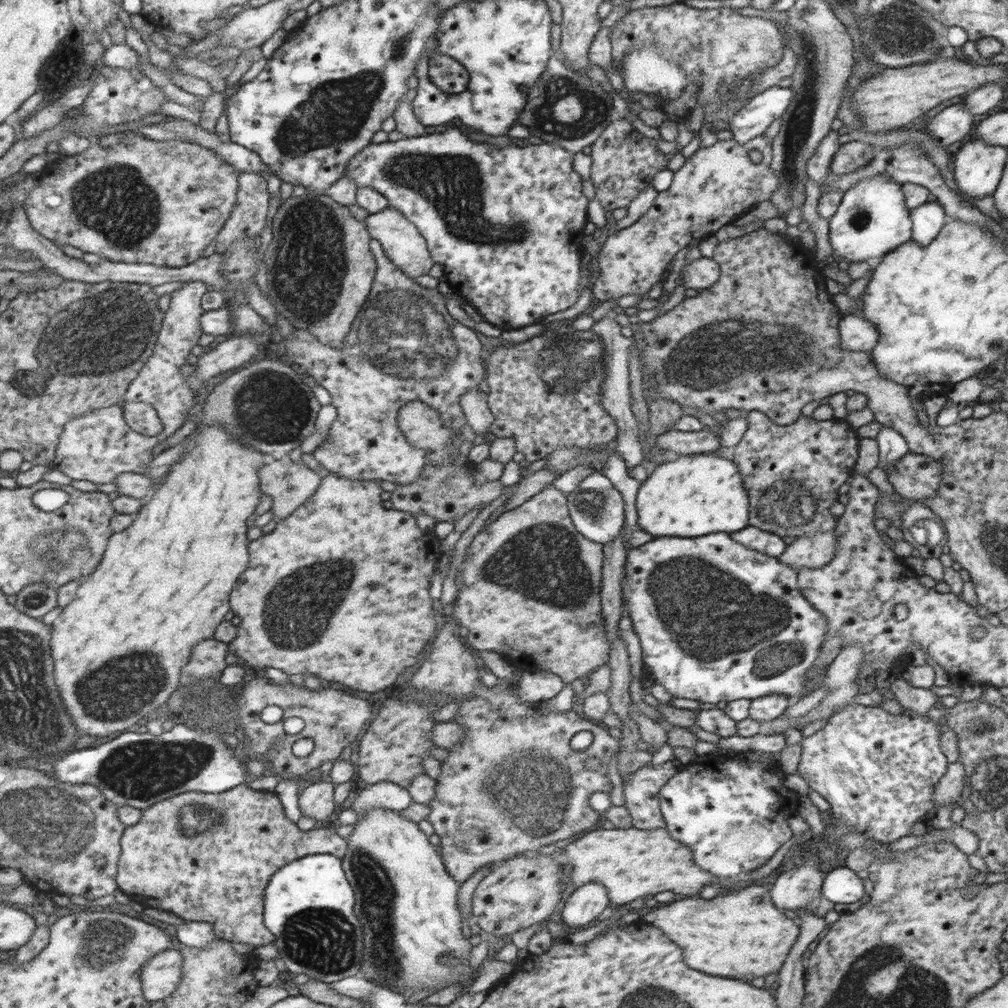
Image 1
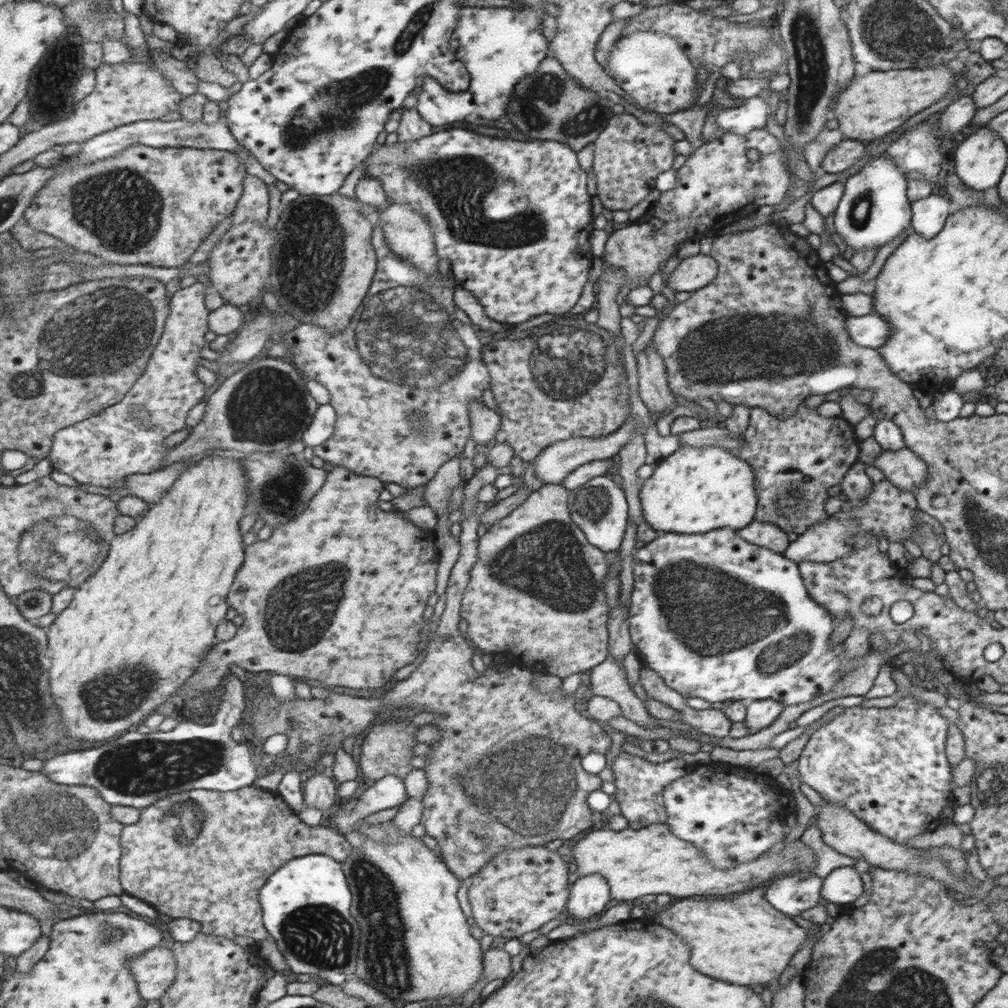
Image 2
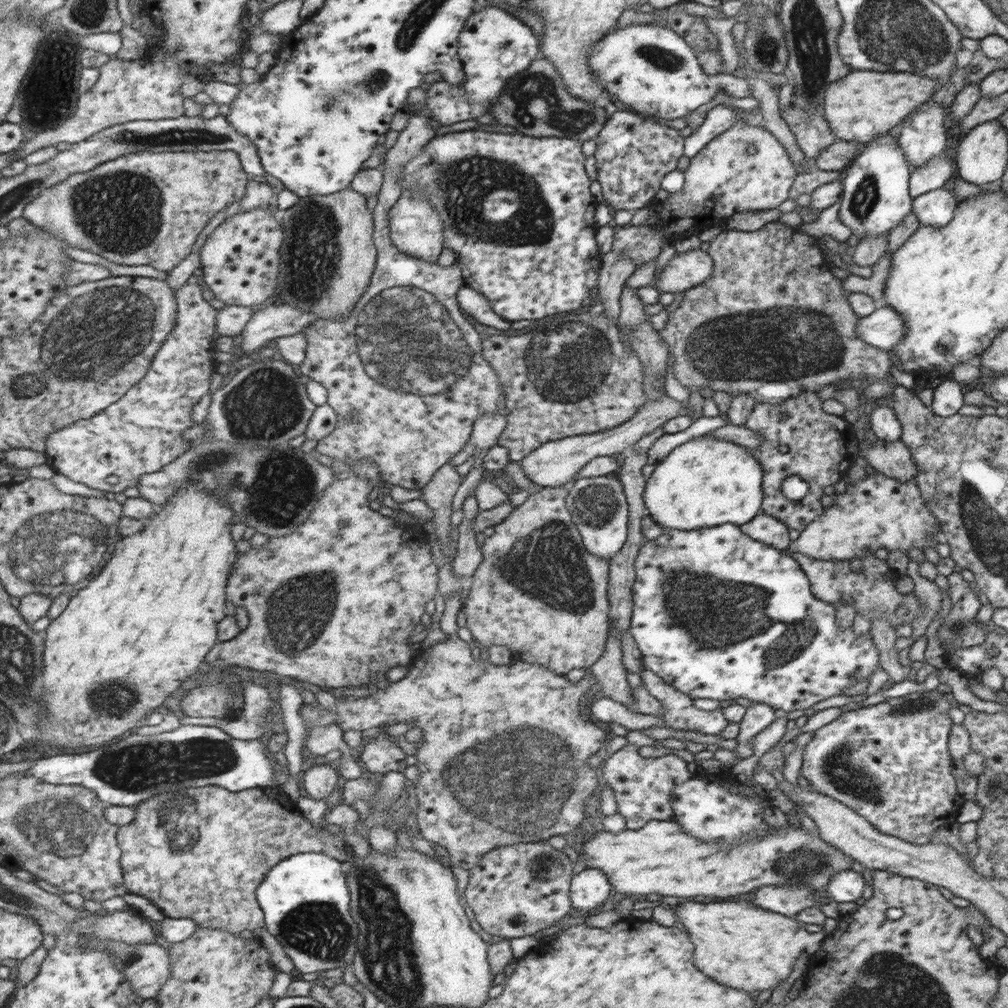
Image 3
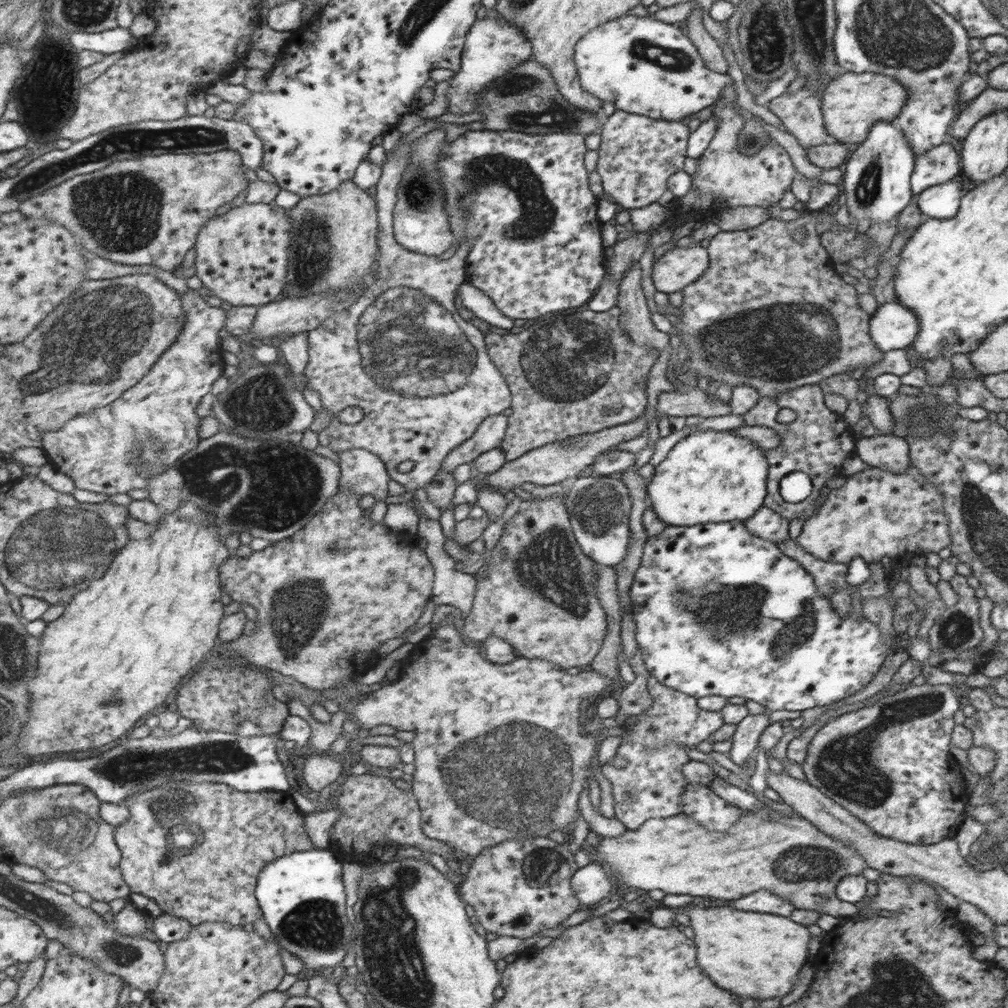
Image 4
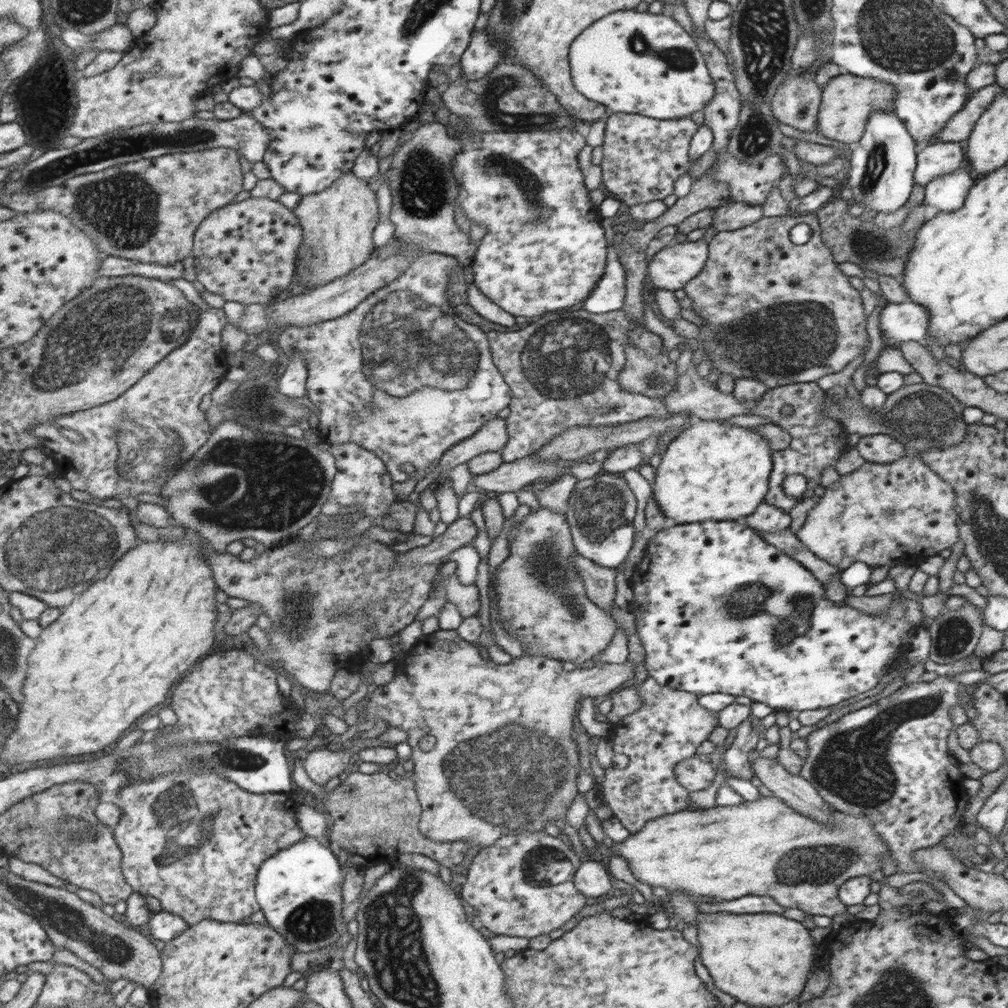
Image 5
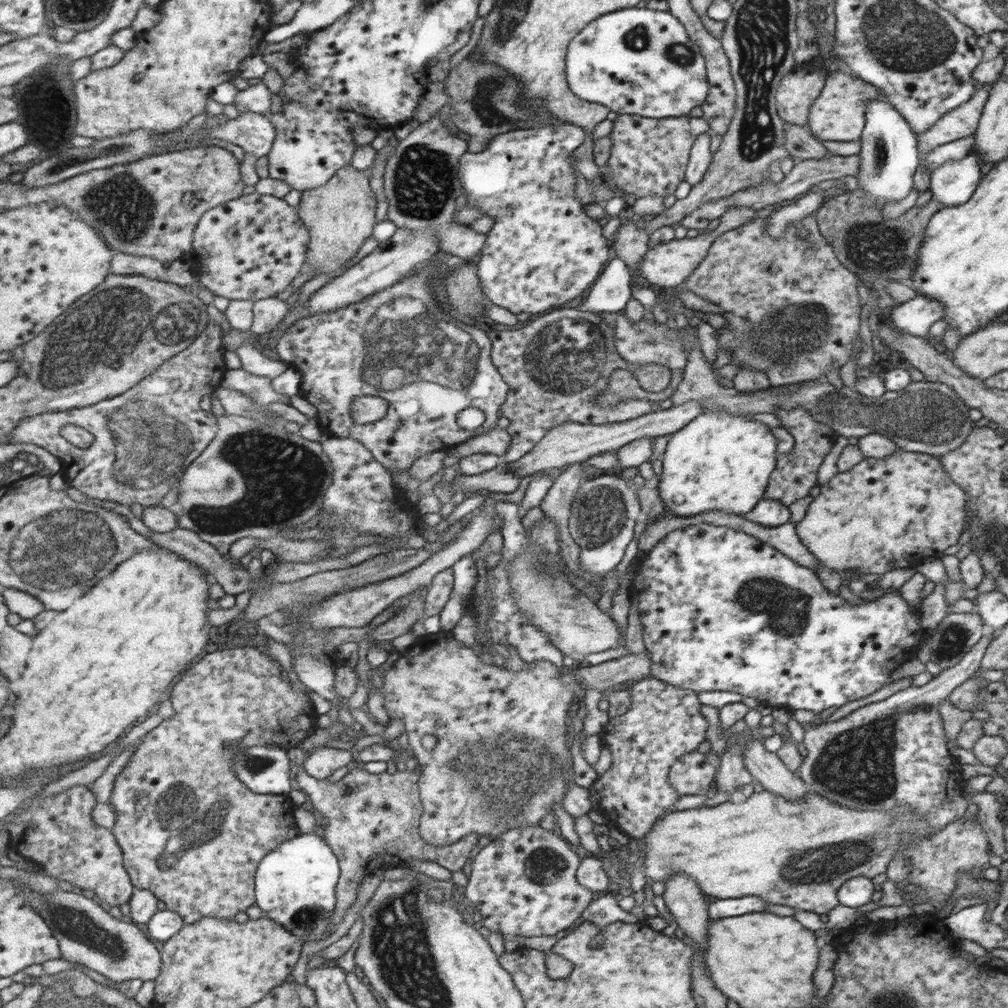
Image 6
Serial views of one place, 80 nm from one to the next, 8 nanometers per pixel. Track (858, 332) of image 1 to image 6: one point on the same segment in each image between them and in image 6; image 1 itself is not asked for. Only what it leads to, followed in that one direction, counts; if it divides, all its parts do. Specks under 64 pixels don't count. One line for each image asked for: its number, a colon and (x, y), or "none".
2: (870, 331)
3: (883, 328)
4: (892, 326)
5: (898, 323)
6: (914, 316)

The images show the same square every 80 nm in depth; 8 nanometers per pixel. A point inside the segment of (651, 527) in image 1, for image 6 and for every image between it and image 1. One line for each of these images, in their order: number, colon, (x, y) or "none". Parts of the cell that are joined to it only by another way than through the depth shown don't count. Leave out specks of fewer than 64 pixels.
2: (693, 490)
3: (705, 482)
4: (711, 476)
5: (712, 471)
6: (717, 462)

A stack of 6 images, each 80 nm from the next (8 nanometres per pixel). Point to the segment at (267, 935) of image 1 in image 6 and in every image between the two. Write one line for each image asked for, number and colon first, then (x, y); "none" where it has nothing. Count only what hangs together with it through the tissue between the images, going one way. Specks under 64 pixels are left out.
2: (205, 855)
3: (203, 853)
4: (236, 834)
5: (232, 832)
6: (194, 834)

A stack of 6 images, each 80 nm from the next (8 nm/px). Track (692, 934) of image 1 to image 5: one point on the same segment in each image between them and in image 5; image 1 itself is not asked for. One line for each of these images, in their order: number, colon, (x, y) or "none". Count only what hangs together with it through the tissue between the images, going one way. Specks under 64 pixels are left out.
2: (744, 940)
3: (740, 944)
4: (756, 955)
5: (761, 960)

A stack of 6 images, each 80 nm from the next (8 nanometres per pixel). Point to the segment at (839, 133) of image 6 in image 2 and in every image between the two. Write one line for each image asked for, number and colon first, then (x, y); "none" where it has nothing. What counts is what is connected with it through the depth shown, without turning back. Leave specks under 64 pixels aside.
2: (871, 105)
3: (862, 105)
4: (852, 103)
5: (848, 101)

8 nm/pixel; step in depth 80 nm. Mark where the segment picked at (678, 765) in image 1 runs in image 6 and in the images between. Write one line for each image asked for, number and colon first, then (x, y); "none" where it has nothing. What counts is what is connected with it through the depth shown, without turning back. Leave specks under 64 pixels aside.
2: (639, 785)
3: (642, 787)
4: (649, 785)
5: (666, 729)
6: (663, 723)

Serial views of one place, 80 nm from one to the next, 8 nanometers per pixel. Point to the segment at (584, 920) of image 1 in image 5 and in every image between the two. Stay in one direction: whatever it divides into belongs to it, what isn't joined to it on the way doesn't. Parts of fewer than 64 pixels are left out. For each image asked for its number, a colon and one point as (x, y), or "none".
2: (588, 894)
3: (588, 889)
4: (590, 884)
5: (591, 880)

